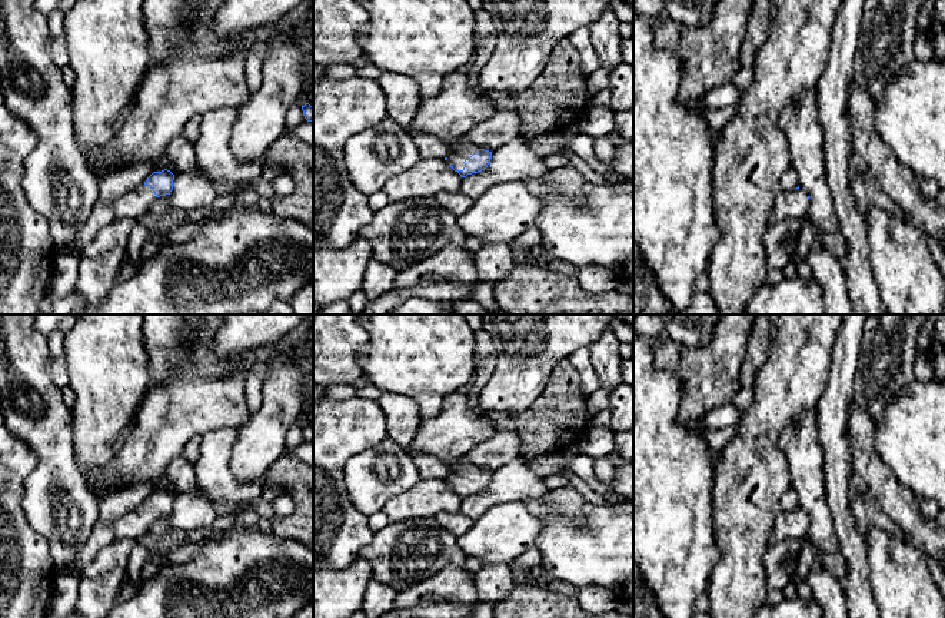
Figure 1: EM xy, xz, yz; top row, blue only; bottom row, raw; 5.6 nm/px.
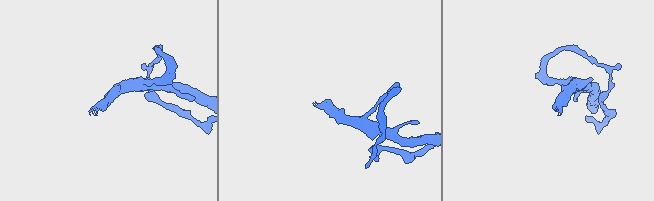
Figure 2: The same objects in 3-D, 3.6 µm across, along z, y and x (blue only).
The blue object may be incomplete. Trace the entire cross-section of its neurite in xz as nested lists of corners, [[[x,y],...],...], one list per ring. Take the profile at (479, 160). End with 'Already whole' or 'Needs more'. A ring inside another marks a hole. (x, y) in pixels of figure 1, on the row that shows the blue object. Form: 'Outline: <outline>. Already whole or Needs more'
Outline: [[[466,136],[449,142],[449,144],[452,144],[455,150],[445,157],[445,160],[462,177],[485,170],[492,159],[492,152],[476,149]]]. Needs more

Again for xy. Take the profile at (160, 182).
Outline: [[[167,169],[153,172],[142,186],[134,187],[112,203],[114,217],[136,219],[144,215],[157,197],[170,195],[173,190],[173,180],[174,175]]]. Needs more

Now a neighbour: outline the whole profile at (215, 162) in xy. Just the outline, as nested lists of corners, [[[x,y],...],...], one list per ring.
[[[220,107],[200,114],[199,140],[192,147],[196,167],[174,176],[170,212],[190,212],[212,205],[219,196],[216,182],[254,182],[262,177],[262,162],[237,162],[230,150],[229,139],[237,116],[237,107]]]

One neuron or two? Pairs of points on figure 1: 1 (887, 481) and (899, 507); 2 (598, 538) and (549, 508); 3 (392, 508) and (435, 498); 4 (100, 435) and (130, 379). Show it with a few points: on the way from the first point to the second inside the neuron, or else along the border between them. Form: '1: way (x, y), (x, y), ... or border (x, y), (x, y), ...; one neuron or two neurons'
1: way (887, 487), (898, 501); one neuron
2: way (586, 538), (561, 512); one neuron
3: way (402, 507), (425, 498); one neuron
4: way (100, 421), (103, 406), (116, 394); one neuron

